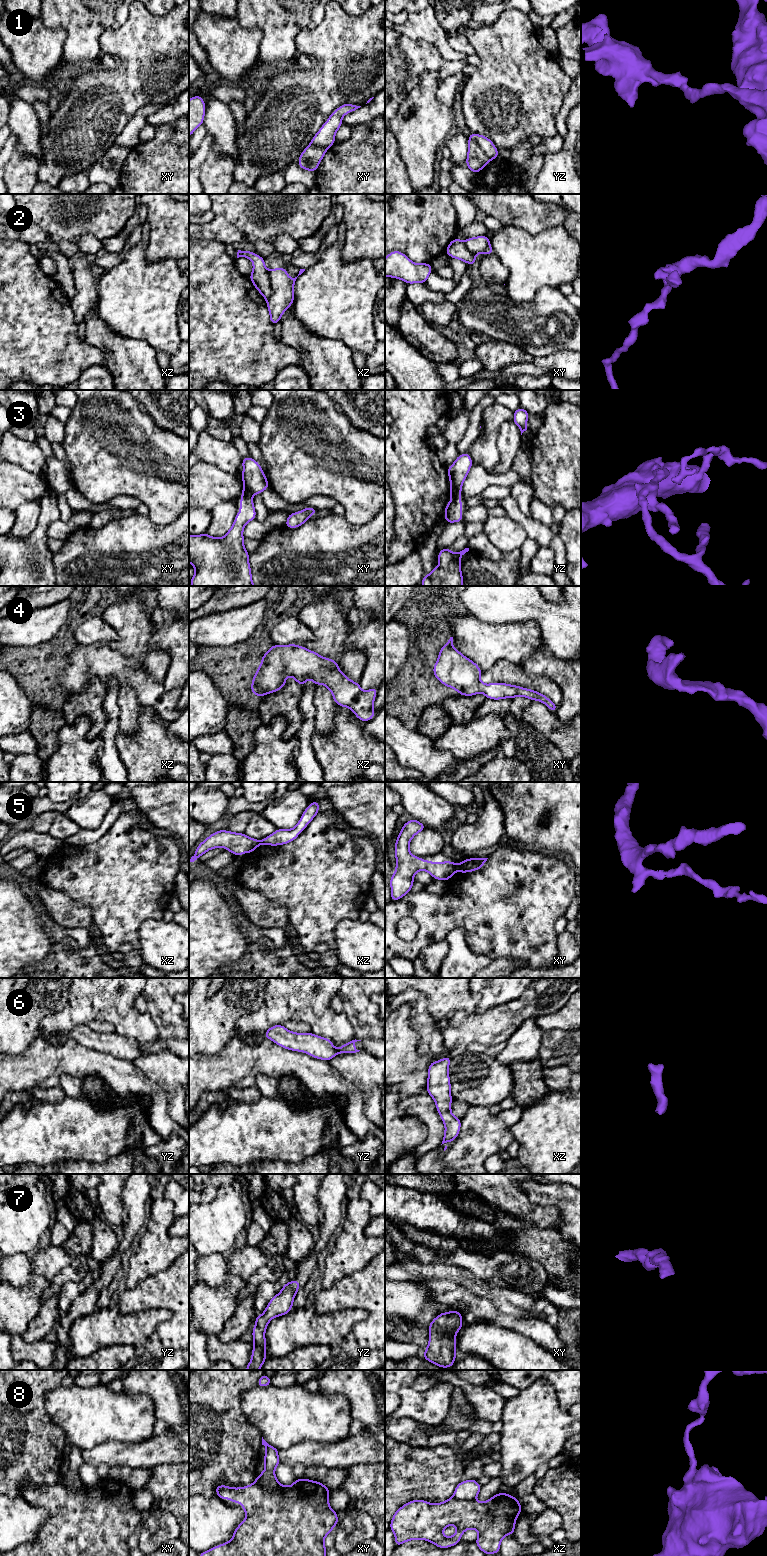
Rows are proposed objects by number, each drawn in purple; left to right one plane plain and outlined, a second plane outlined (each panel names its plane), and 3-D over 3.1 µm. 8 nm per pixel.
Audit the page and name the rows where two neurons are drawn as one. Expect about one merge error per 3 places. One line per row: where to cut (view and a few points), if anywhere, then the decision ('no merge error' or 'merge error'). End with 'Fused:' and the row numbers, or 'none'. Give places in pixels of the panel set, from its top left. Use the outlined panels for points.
1: cut yz (469, 137), (490, 159); merge error
2: cut xz (268, 271), (271, 295), (266, 300); merge error
3: cut xy (243, 482), (251, 495); merge error
4: cut none; no merge error
5: cut xy (457, 864), (455, 868); merge error
6: cut none; no merge error
7: cut none; no merge error
8: cut xy (257, 1476), (264, 1489), (275, 1489), (280, 1484); merge error
Fused: 1, 2, 3, 5, 8

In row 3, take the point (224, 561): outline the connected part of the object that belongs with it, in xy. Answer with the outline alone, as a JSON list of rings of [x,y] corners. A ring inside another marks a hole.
[[[243,483],[240,511],[229,531],[222,538],[207,533],[189,535],[189,562],[196,569],[190,579],[192,586],[255,586],[252,582],[249,553],[244,547],[243,530],[245,525],[256,518],[253,498]]]

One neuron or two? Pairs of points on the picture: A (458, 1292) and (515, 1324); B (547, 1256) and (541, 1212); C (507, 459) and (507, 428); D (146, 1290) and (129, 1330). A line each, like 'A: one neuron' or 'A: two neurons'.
A: one neuron
B: two neurons
C: one neuron
D: two neurons

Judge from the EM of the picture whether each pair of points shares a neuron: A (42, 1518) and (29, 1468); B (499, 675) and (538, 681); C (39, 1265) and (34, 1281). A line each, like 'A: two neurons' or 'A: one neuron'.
A: two neurons
B: one neuron
C: two neurons

